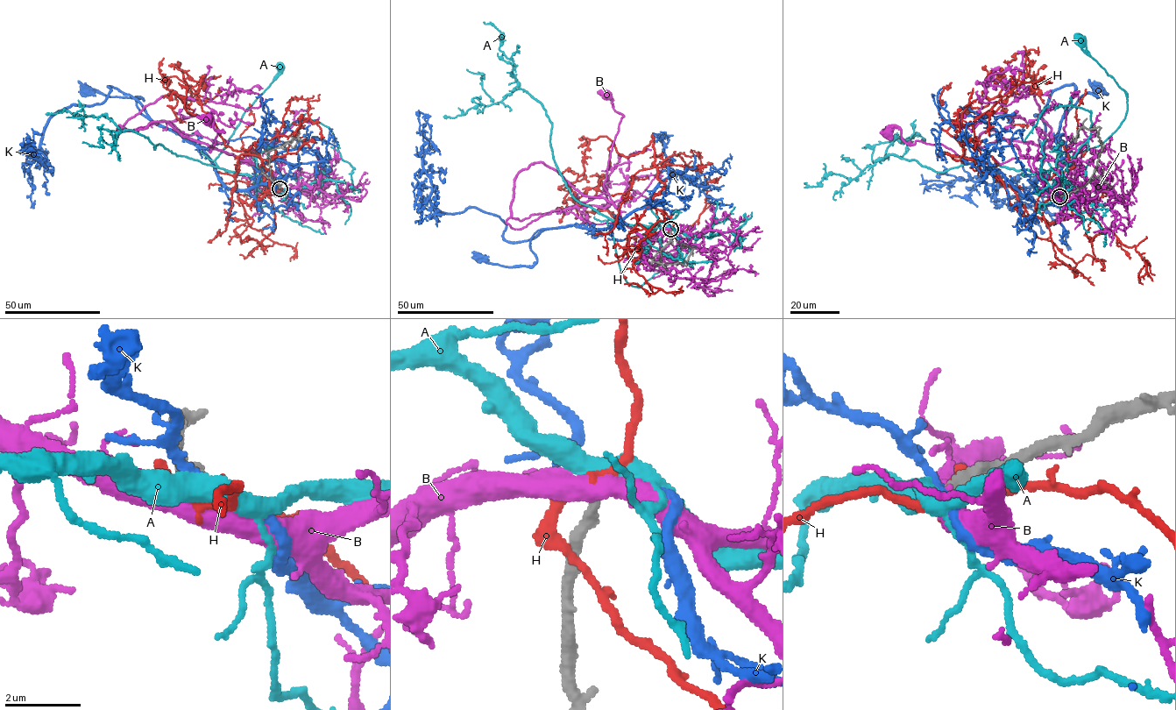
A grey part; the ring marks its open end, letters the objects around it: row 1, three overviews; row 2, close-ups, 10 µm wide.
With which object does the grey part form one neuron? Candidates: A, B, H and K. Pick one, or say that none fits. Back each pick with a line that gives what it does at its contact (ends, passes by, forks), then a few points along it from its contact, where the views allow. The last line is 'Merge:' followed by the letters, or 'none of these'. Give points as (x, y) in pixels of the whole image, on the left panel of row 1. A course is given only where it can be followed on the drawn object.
A: it passes by; it runs (279, 188), (268, 187), (249, 175), (227, 172), (215, 160), (226, 147), (243, 115), (282, 67)
Merge: A

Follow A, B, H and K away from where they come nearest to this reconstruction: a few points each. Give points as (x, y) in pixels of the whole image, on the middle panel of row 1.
A: (671, 229), (664, 223), (648, 226), (607, 221), (621, 274), (631, 286), (640, 287), (678, 255)
B: (671, 229), (662, 229), (647, 243), (620, 216), (604, 187), (623, 116), (605, 95)
H: (671, 229), (649, 205), (664, 184), (652, 140), (627, 157), (612, 143), (577, 208), (598, 183), (590, 176)
K: (671, 229), (671, 211), (649, 202), (605, 228), (537, 230), (531, 239), (537, 259), (531, 266), (480, 258)

